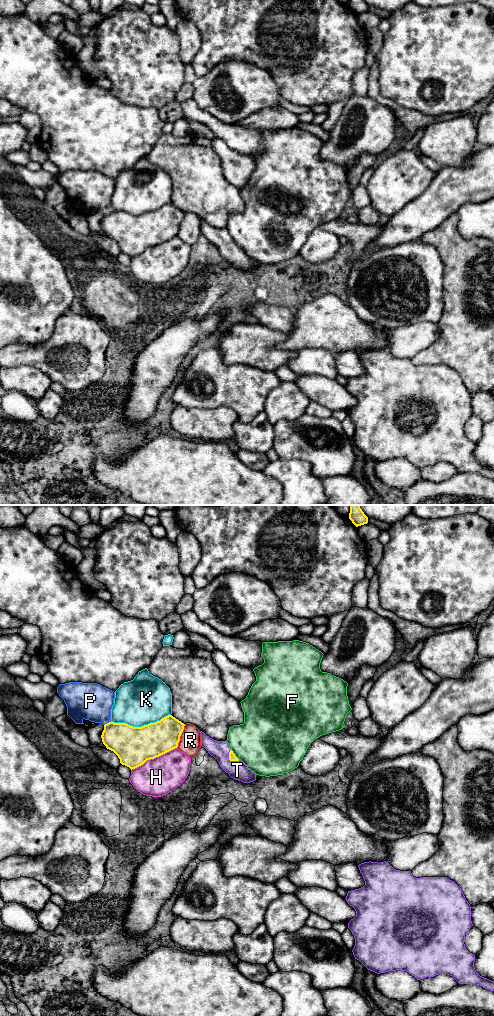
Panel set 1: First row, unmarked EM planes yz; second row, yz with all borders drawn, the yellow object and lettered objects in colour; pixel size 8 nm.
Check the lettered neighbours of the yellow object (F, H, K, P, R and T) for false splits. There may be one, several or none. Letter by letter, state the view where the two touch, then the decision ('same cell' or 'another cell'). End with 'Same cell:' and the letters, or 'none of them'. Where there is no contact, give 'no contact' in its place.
F: contact in yz; another cell
H: contact in yz; another cell
K: contact in yz; another cell
P: contact in yz; another cell
R: contact in yz; another cell
T: contact in yz; same cell
Same cell: T

